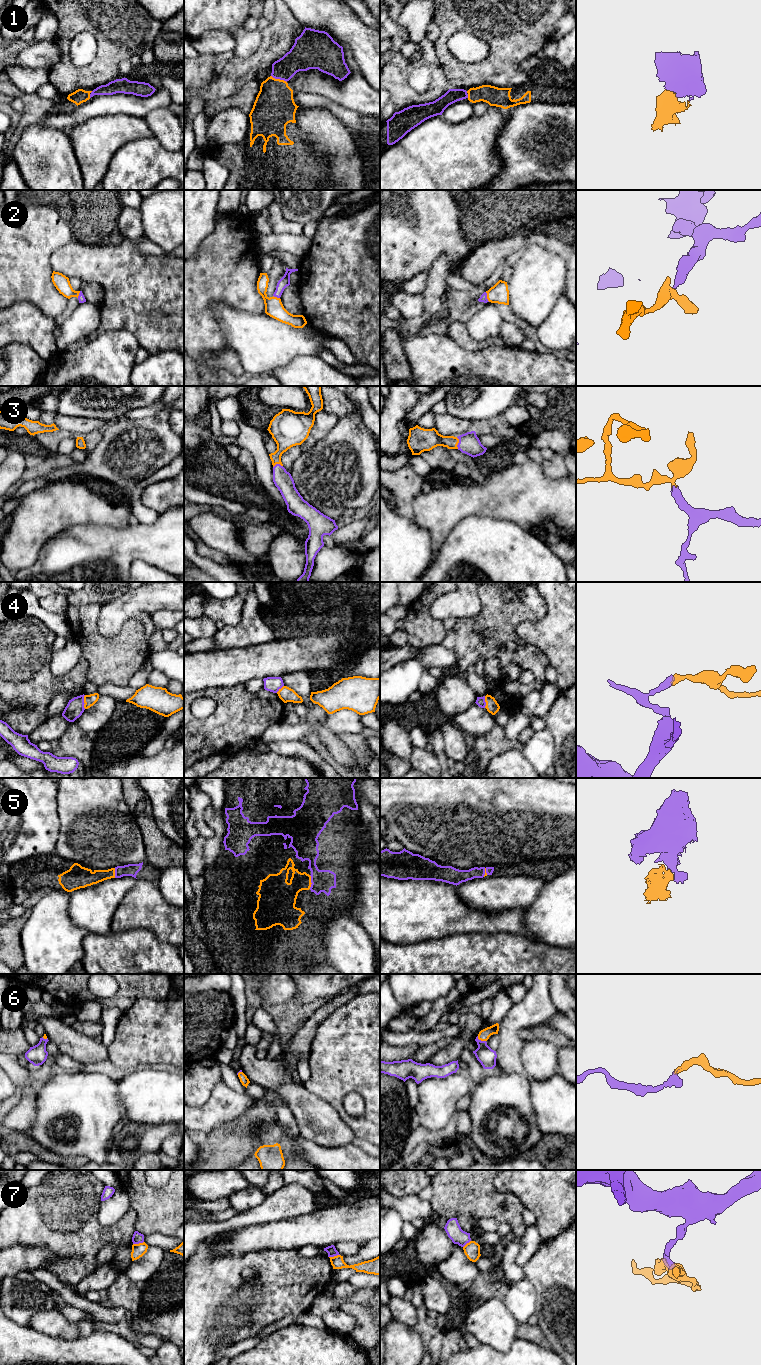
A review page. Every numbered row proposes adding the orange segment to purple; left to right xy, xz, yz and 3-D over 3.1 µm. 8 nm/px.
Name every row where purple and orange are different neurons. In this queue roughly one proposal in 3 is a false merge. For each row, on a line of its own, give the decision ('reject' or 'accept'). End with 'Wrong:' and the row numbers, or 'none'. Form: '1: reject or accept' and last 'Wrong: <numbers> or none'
1: accept
2: accept
3: accept
4: reject
5: accept
6: accept
7: reject
Wrong: 4, 7

